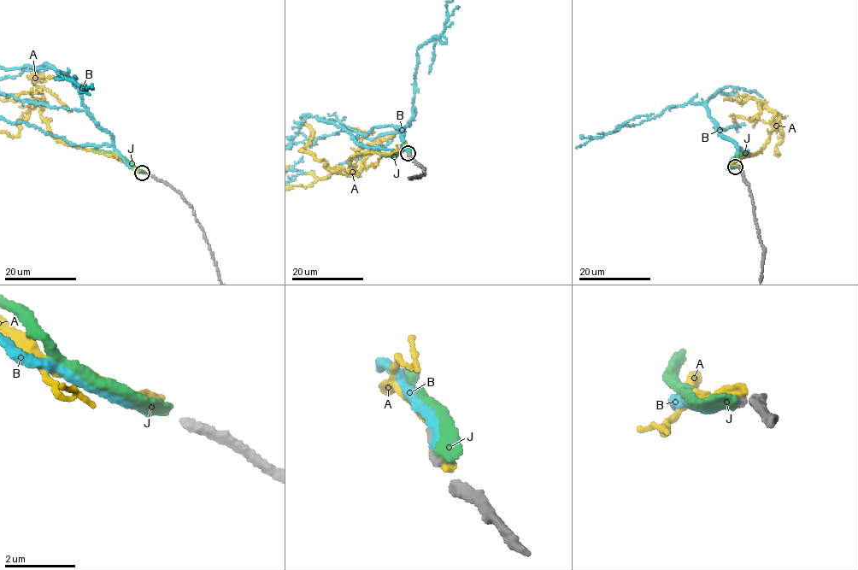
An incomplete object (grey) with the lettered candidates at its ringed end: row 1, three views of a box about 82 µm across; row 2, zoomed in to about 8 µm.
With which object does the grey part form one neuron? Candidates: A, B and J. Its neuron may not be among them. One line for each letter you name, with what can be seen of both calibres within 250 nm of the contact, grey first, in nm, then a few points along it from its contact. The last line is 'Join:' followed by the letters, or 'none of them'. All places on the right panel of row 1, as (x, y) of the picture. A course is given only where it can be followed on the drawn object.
B: 240/260 nm
Join: B

